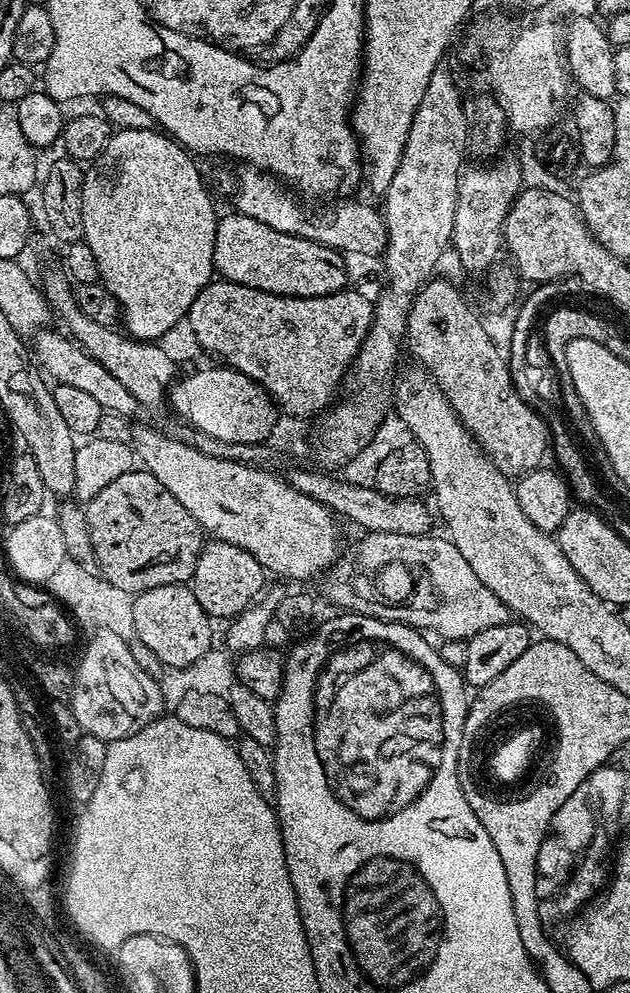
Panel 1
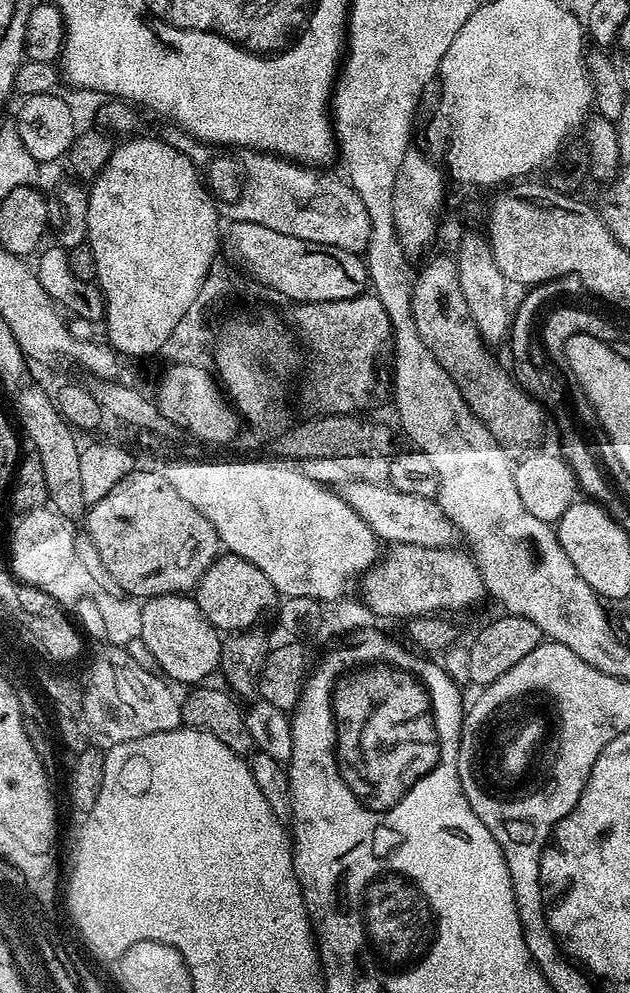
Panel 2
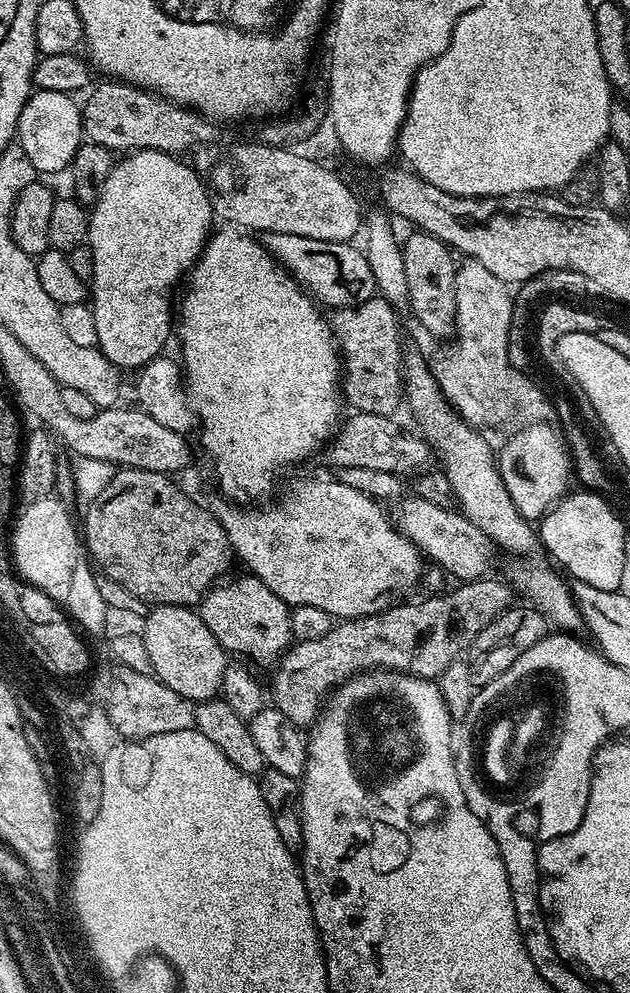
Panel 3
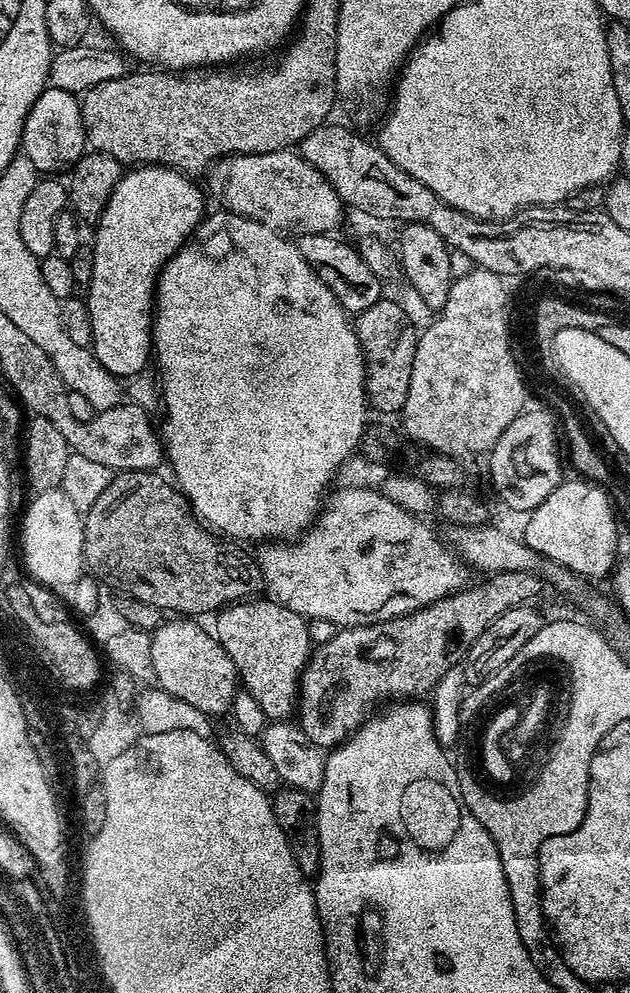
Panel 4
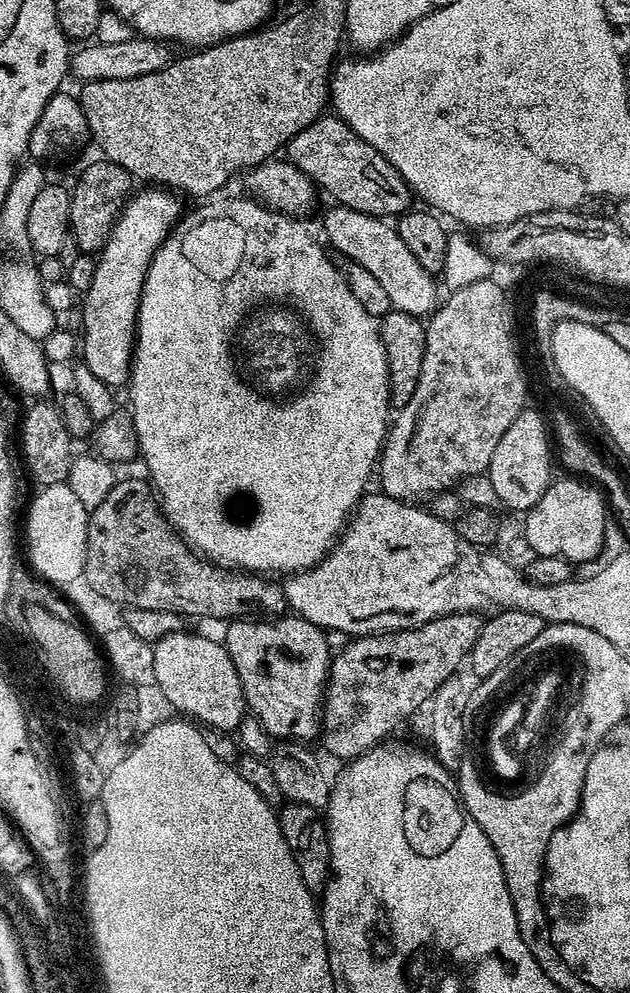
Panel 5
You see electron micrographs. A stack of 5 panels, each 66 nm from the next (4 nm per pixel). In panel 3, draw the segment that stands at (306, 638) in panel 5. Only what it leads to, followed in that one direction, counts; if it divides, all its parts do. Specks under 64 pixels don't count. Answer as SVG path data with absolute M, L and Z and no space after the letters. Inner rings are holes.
M251 574L243 575L237 580L225 579L209 588L198 605L198 611L202 622L206 622L210 634L218 638L225 653L237 652L240 656L249 656L256 664L271 665L279 661L293 643L292 616L288 613L291 611L289 605L266 586L266 582Z

